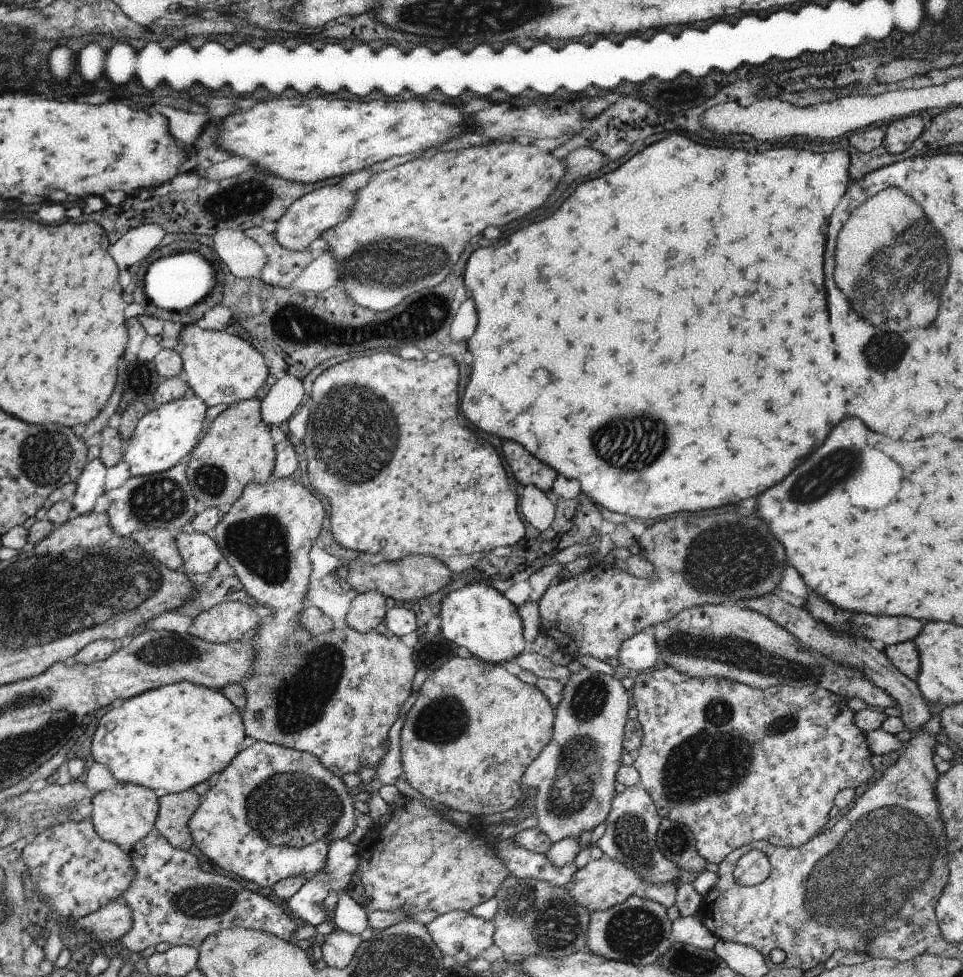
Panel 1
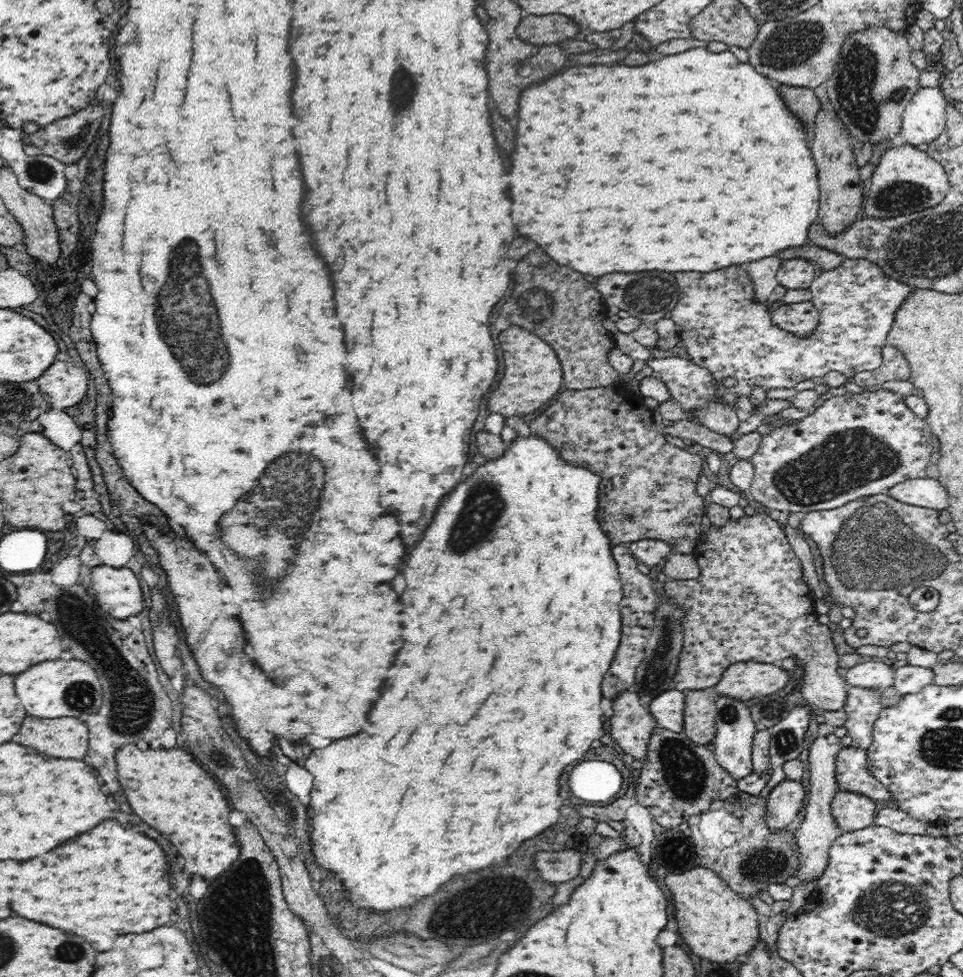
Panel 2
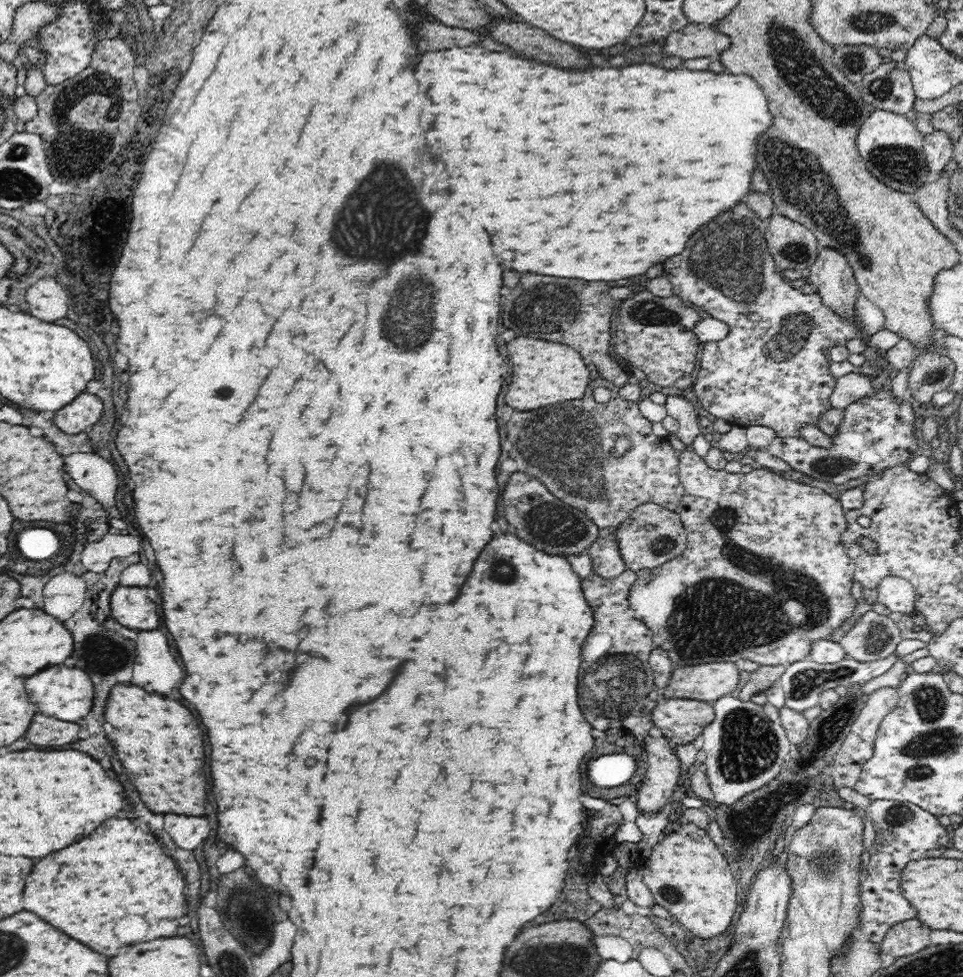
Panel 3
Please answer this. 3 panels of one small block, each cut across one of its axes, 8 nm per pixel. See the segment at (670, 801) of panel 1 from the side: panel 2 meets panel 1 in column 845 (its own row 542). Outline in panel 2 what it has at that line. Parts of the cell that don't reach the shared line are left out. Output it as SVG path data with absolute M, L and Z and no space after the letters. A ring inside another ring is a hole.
M758 514L754 518L742 518L738 522L728 520L722 528L710 528L708 542L698 542L694 556L702 570L698 580L670 580L664 586L664 592L672 598L672 602L680 604L686 610L682 620L684 632L684 648L680 652L678 670L674 676L674 690L694 692L716 686L726 668L732 664L776 664L786 658L796 658L798 664L806 664L806 684L802 688L808 706L818 712L842 712L846 706L846 696L850 684L846 678L838 674L840 658L834 652L834 644L830 638L830 630L826 626L818 626L818 614L814 612L814 598L808 586L802 580L802 564L794 556L790 542L786 540L786 532L780 530L776 518Z

